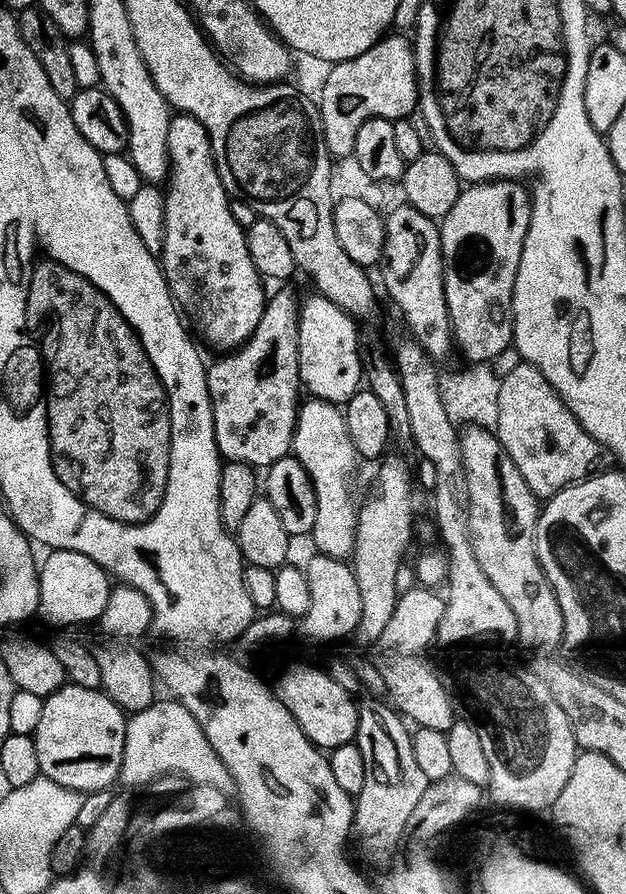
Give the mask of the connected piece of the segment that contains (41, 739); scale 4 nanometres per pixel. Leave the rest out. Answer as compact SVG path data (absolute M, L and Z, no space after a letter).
M71 682L63 684L56 692L43 697L44 705L34 733L38 754L38 766L48 779L72 792L91 794L111 789L122 775L122 752L126 734L126 713L100 688L87 688Z

